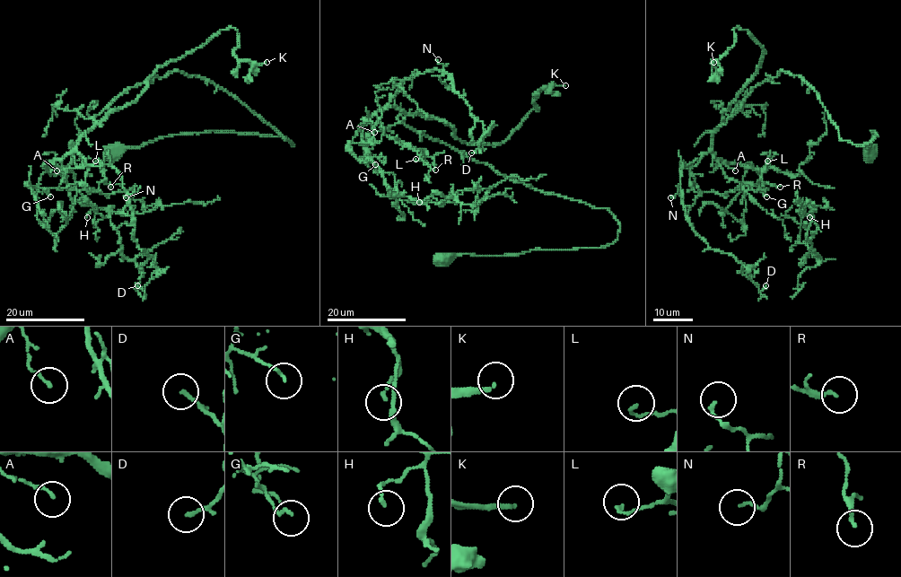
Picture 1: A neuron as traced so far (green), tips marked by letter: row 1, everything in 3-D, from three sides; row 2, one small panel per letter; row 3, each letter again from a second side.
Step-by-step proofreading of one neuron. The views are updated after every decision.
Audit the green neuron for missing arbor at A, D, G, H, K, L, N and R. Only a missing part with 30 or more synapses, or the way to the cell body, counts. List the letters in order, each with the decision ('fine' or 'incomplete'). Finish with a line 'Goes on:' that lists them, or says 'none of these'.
A: fine
D: fine
G: fine
H: fine
K: incomplete
L: fine
N: fine
R: fine
Goes on: K

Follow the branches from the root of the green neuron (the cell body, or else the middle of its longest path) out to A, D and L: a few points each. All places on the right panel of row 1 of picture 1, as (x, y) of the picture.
A: (870, 152), (876, 132), (861, 144), (843, 141), (817, 92), (781, 71), (712, 134), (712, 152), (735, 170)
D: (870, 152), (876, 132), (843, 141), (817, 92), (781, 71), (683, 164), (692, 229), (765, 285)
L: (870, 152), (876, 132), (843, 141), (817, 92), (781, 71), (712, 134), (745, 189), (767, 161)

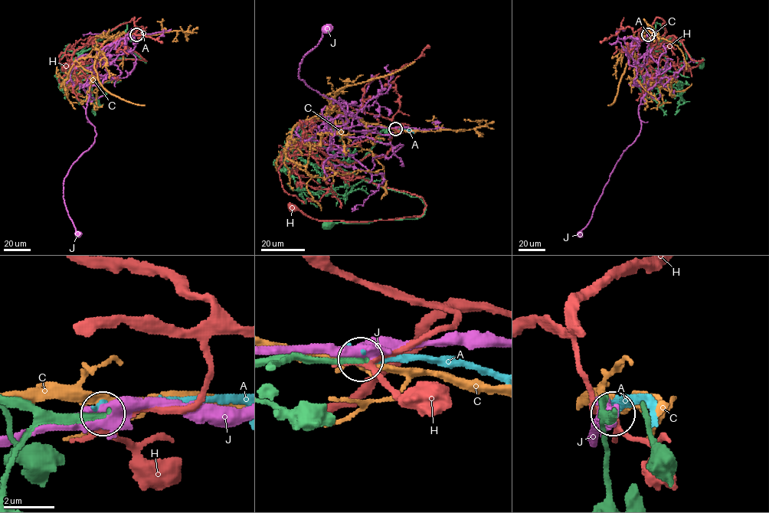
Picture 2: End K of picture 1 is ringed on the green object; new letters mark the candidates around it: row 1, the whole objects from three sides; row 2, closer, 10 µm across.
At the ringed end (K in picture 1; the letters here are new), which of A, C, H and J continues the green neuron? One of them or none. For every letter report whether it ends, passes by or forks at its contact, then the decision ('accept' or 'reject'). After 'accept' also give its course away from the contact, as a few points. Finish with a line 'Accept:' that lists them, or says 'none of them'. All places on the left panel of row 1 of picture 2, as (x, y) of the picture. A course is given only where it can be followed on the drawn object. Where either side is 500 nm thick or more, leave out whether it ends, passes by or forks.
A: it ends | accept | via (136, 34), (143, 34), (147, 37)
C: it passes by | reject
H: it forks | reject
J: reject
Accept: A

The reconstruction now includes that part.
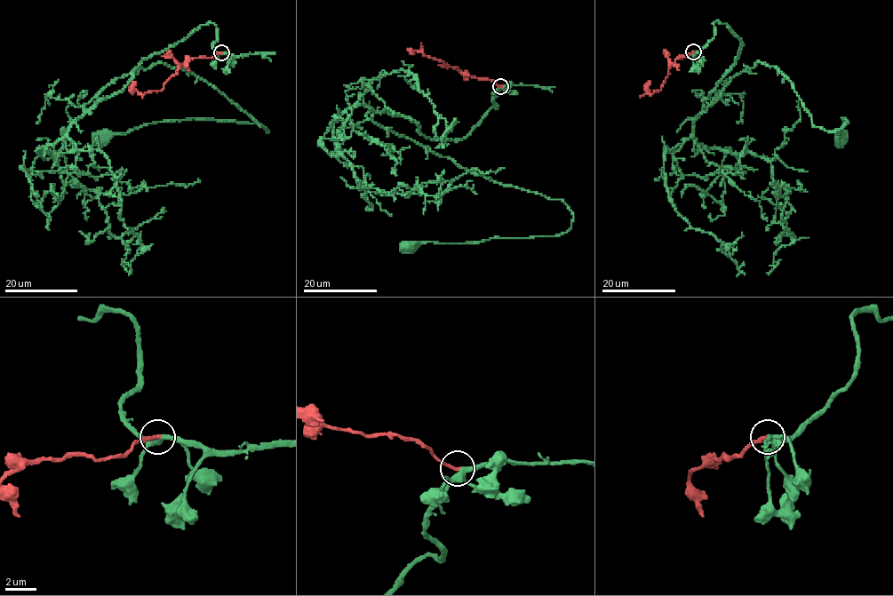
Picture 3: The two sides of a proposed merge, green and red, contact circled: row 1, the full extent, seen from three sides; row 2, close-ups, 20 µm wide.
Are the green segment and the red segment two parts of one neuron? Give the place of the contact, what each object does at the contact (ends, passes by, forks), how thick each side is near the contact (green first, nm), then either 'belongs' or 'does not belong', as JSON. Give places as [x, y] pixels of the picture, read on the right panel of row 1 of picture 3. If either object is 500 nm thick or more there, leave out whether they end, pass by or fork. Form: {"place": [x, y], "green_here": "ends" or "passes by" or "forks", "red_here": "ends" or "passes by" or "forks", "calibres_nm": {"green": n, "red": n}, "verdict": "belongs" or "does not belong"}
{"place": [693, 51], "green_here": "forks", "red_here": "ends", "calibres_nm": {"green": 340, "red": 240}, "verdict": "belongs"}

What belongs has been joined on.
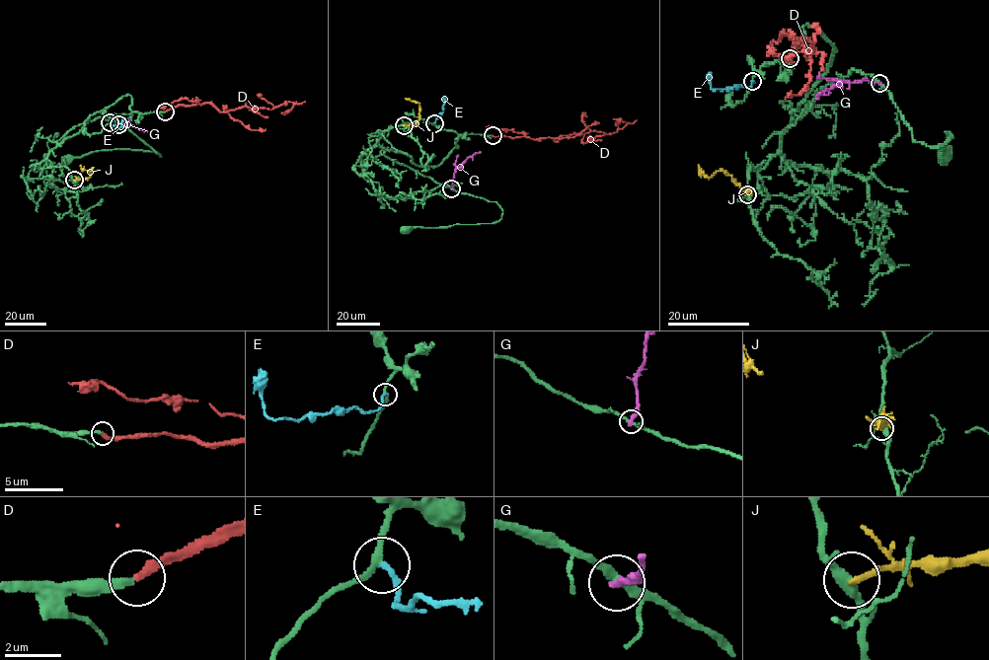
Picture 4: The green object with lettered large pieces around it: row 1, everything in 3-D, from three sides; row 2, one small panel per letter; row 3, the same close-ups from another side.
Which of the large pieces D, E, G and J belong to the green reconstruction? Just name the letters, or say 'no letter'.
D

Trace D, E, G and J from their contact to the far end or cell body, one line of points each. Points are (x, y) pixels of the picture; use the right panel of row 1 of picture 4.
D: (790, 58), (795, 45), (807, 40), (809, 59), (803, 51), (812, 51), (811, 44), (797, 41), (785, 61)
E: (752, 81), (749, 86), (713, 89), (709, 72)
G: (879, 83), (868, 80), (847, 82), (816, 98)
J: (748, 194), (749, 191), (743, 191), (722, 170), (717, 170), (709, 177), (700, 171), (699, 165)

